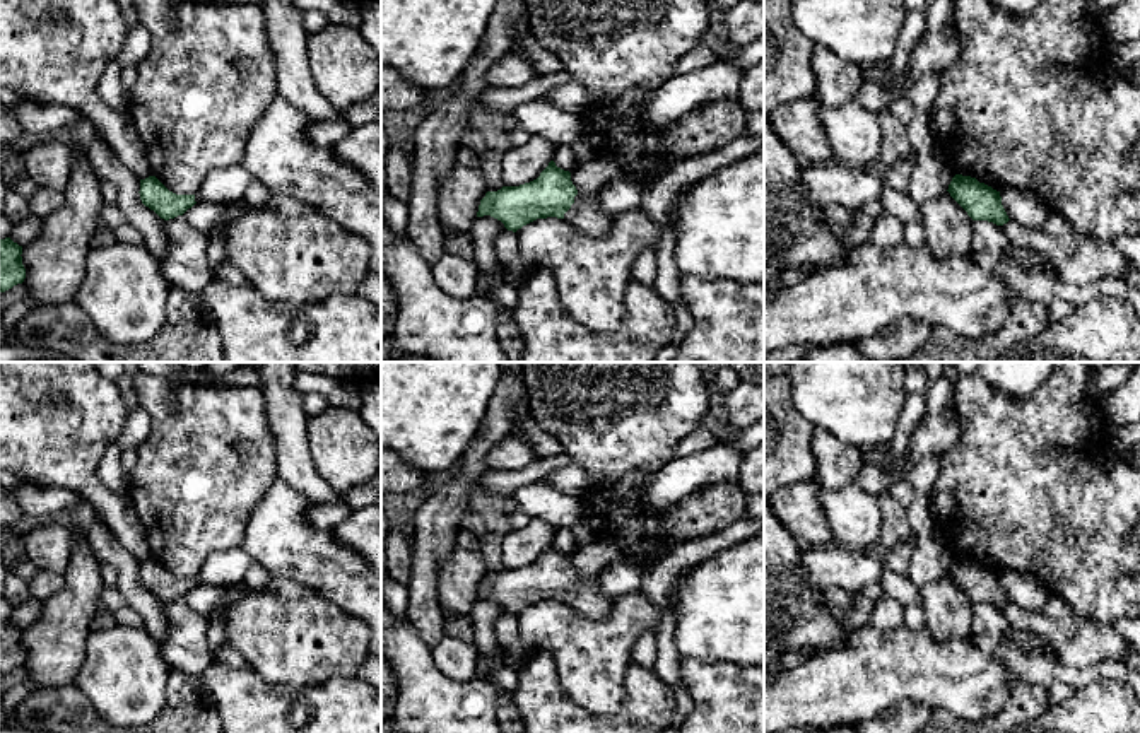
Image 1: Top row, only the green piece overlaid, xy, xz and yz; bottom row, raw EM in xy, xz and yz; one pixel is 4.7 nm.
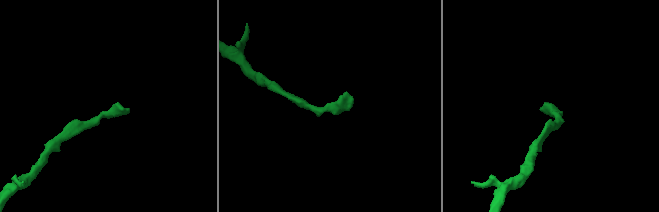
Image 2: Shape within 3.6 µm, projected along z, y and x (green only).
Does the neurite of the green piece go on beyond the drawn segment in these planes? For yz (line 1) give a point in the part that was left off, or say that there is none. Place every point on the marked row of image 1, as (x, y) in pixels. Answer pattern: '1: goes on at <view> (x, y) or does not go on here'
1: does not go on here

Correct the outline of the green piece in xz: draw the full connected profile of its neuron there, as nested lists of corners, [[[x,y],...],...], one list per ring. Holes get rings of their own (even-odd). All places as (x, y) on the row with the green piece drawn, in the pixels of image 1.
[[[554,161],[530,183],[487,191],[477,212],[477,217],[484,215],[501,220],[513,232],[537,219],[557,217],[590,236],[607,234],[615,219],[602,208],[598,195],[583,198],[571,173]]]

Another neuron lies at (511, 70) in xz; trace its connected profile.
[[[508,51],[485,75],[487,87],[494,89],[514,89],[526,84],[533,77],[532,65],[526,58],[521,58]]]

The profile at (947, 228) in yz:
[[[949,191],[921,207],[926,246],[940,258],[971,253],[973,219]]]

